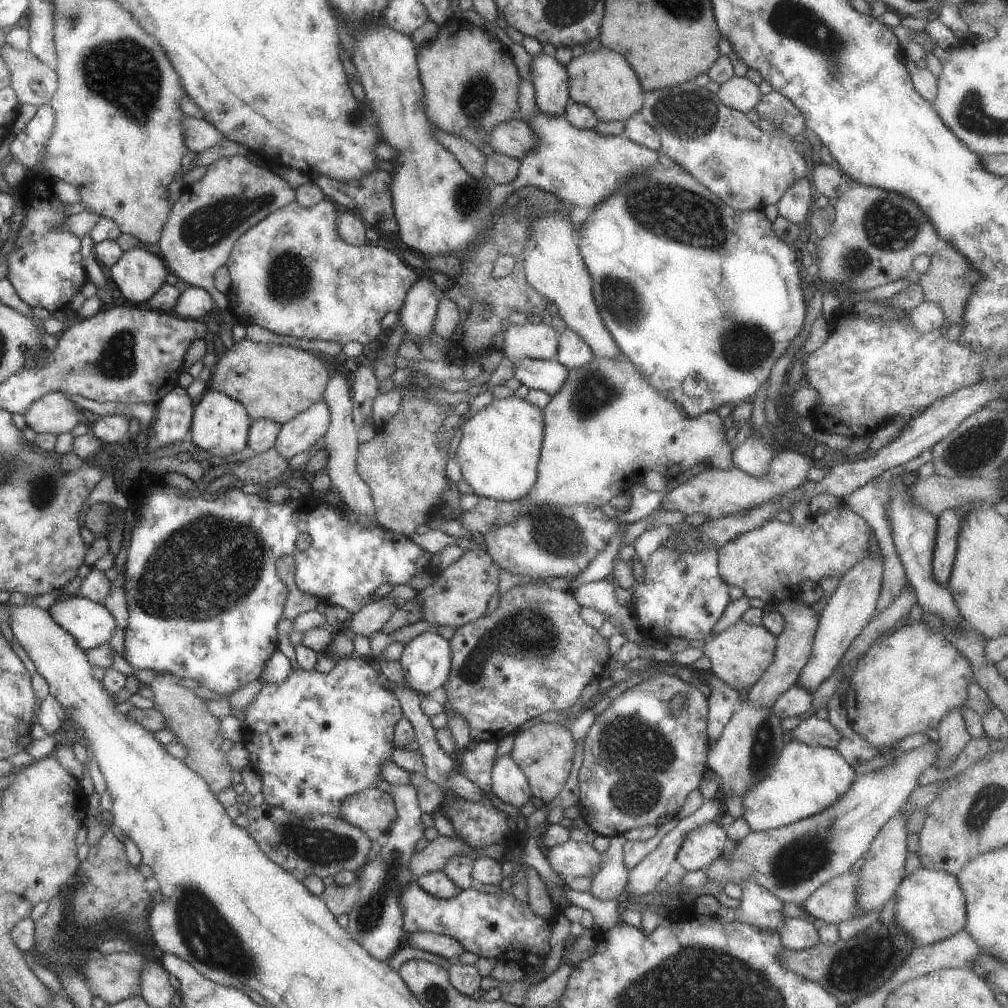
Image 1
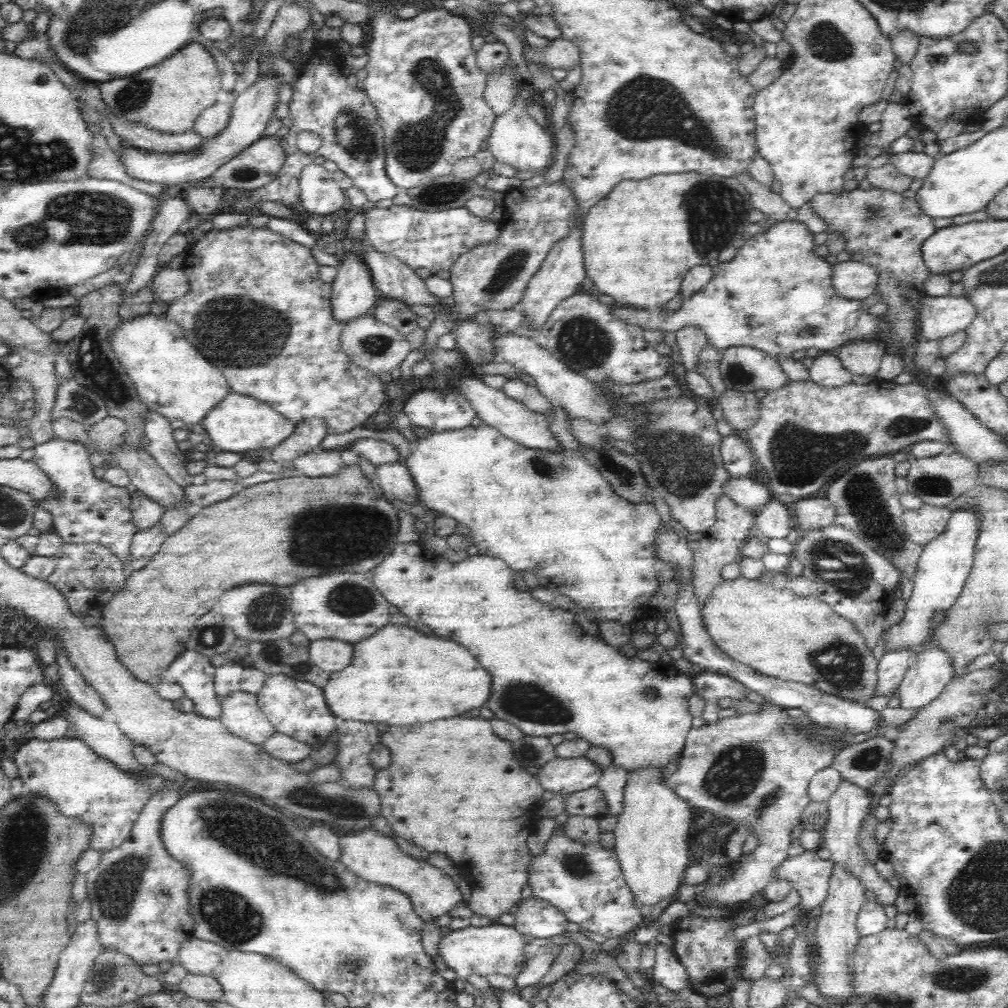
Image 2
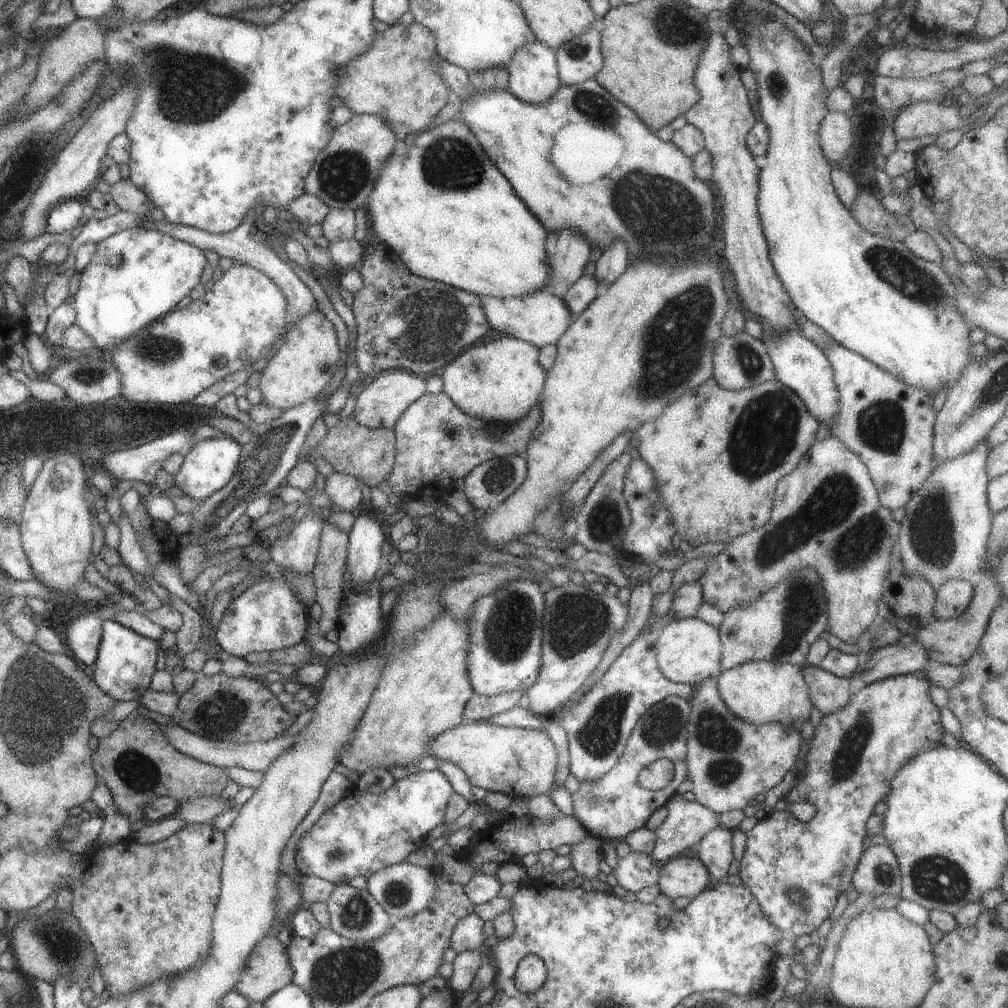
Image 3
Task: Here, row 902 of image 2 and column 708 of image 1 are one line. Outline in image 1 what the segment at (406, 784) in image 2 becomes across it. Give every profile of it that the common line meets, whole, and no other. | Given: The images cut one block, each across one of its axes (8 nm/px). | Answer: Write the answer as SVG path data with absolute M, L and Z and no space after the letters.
M778 449L769 461L767 470L761 476L747 474L733 466L718 469L707 466L698 475L685 480L676 488L667 491L658 504L658 509L673 512L683 512L687 516L697 512L705 514L708 519L731 516L759 506L775 497L783 496L796 489L803 481L808 479L810 462L805 455L789 449Z

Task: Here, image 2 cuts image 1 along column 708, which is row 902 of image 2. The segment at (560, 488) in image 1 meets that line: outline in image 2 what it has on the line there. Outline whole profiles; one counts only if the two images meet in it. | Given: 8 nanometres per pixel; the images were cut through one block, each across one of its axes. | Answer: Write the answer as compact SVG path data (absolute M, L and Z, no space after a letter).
M372 828L340 837L339 845L339 861L350 872L364 880L394 888L405 894L423 921L432 921L456 908L460 902L466 903L452 878L430 865L428 861L418 861L404 853L390 837L383 836Z

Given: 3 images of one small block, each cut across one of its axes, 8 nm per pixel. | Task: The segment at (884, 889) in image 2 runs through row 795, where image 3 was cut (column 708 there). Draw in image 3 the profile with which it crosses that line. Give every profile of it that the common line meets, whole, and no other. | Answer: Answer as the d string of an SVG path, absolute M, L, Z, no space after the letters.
M715 827L708 831L697 845L693 845L697 860L705 866L713 882L725 877L727 868L733 860L731 855L732 832L727 828Z

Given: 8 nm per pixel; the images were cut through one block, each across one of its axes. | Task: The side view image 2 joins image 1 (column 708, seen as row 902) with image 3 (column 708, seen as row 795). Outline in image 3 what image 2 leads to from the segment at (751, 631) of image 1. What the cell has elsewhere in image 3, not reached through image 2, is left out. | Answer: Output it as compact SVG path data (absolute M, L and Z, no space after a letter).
M694 617L673 619L660 628L652 642L656 668L660 676L673 683L697 685L709 676L721 672L718 661L721 647L718 628Z

